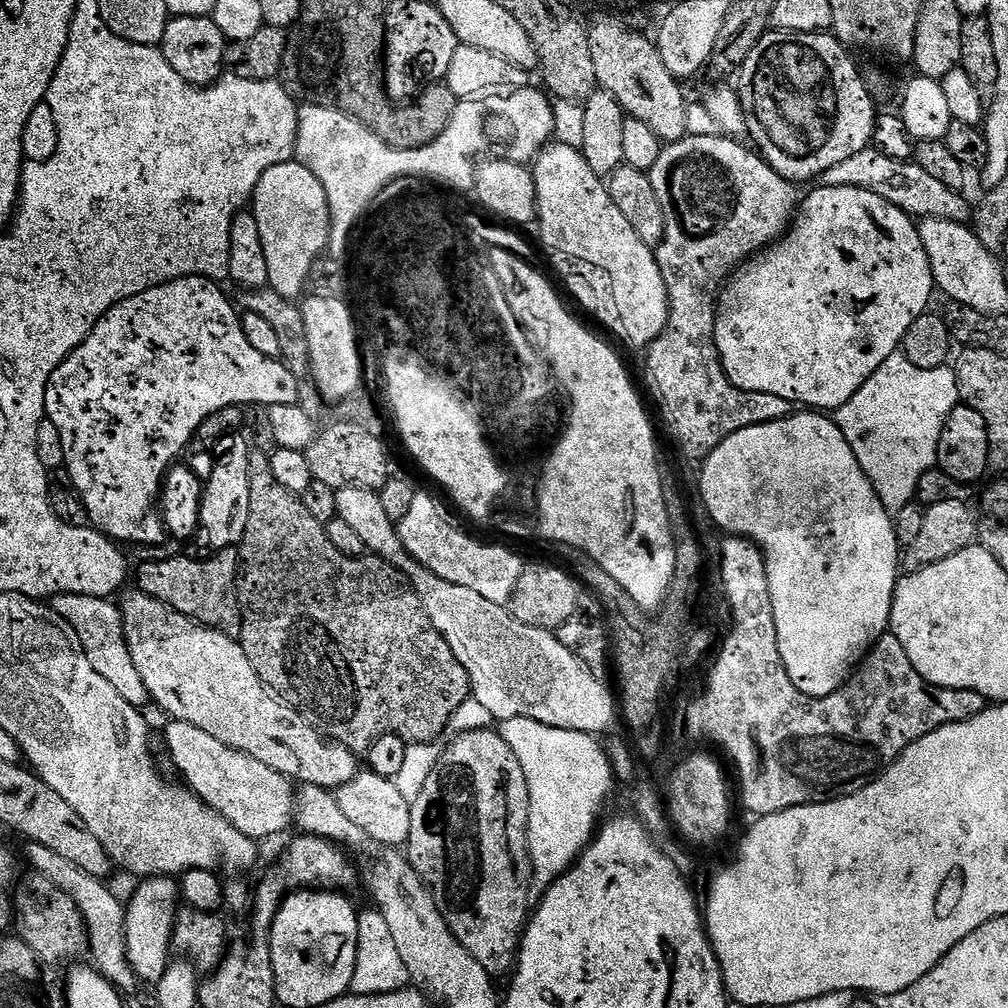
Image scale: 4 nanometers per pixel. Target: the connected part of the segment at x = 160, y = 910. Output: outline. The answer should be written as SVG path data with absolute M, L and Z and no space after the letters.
M149 876L147 878L141 879L140 884L132 892L132 897L129 900L126 900L126 911L124 914L124 941L126 942L126 954L128 955L128 962L132 967L133 972L135 973L137 981L143 982L144 980L148 983L148 986L154 986L162 978L162 974L167 970L170 963L170 957L168 957L168 948L170 952L170 945L174 940L174 931L176 928L176 918L178 915L178 907L176 908L176 903L182 900L182 893L180 891L179 883L171 876Z

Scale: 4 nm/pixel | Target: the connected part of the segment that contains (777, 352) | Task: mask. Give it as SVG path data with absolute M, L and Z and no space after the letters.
M817 188L817 192L810 193L805 200L803 197L786 235L745 260L725 283L716 306L716 349L728 381L736 388L741 388L744 392L772 394L774 398L782 398L787 404L832 414L843 404L850 402L854 394L858 394L860 387L872 377L878 366L882 366L882 362L886 362L886 358L897 355L898 349L903 345L906 330L910 330L912 323L929 311L928 303L932 300L932 292L934 293L934 281L917 225L899 208L861 188Z

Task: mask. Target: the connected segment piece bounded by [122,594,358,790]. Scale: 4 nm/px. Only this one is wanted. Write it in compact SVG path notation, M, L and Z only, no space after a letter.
M135 594L129 598L125 604L122 604L122 615L124 618L124 642L126 645L126 656L130 661L140 680L144 683L144 692L152 695L152 700L164 712L169 712L172 720L181 720L190 726L198 726L198 730L206 730L206 734L210 734L210 738L214 738L218 742L222 742L226 746L230 746L234 750L238 750L242 754L246 754L250 758L254 758L258 762L262 762L262 766L270 766L270 770L274 770L278 774L288 777L289 781L297 782L301 785L309 784L310 786L318 786L335 790L341 788L346 782L350 782L358 771L357 753L351 752L346 746L342 746L336 740L329 740L320 735L310 724L305 724L304 719L296 713L293 708L281 702L273 693L265 688L264 683L258 678L258 674L254 674L254 666L250 666L250 662L246 658L246 654L240 648L239 643L235 639L232 640L228 636L220 636L219 631L211 628L203 627L183 616L176 615L175 612L169 610L164 604L159 604L157 600L145 596L143 594Z

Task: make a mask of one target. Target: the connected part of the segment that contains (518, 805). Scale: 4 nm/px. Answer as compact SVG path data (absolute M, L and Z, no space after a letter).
M491 727L480 728L478 731L467 732L461 736L451 737L446 747L441 751L440 761L434 766L430 778L426 778L426 786L418 794L416 800L411 801L412 813L410 814L410 834L406 845L406 855L410 866L424 879L424 884L432 892L434 902L454 938L475 958L489 974L496 972L511 973L514 961L517 959L517 948L522 939L522 933L526 927L526 921L530 916L530 904L528 908L528 896L530 897L530 865L528 862L528 787L526 786L526 774L522 774L522 766L506 746L499 731Z

